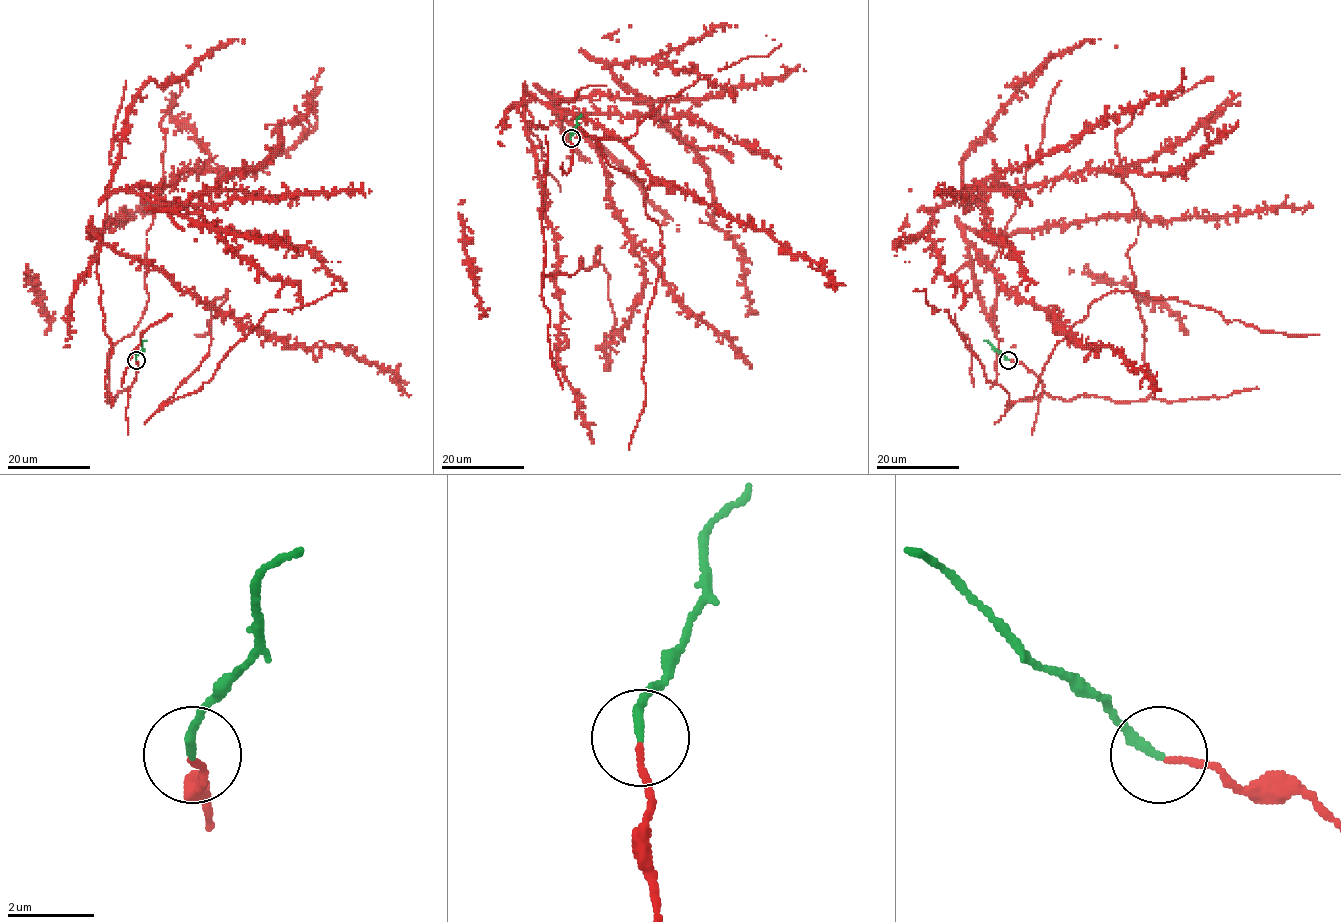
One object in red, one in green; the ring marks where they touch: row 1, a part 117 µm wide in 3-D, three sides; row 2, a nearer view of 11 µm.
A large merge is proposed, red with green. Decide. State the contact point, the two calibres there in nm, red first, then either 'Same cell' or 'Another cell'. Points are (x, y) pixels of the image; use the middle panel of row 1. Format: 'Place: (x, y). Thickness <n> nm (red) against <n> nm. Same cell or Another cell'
Place: (571, 138). Thickness 130 nm (red) against 200 nm. Same cell

